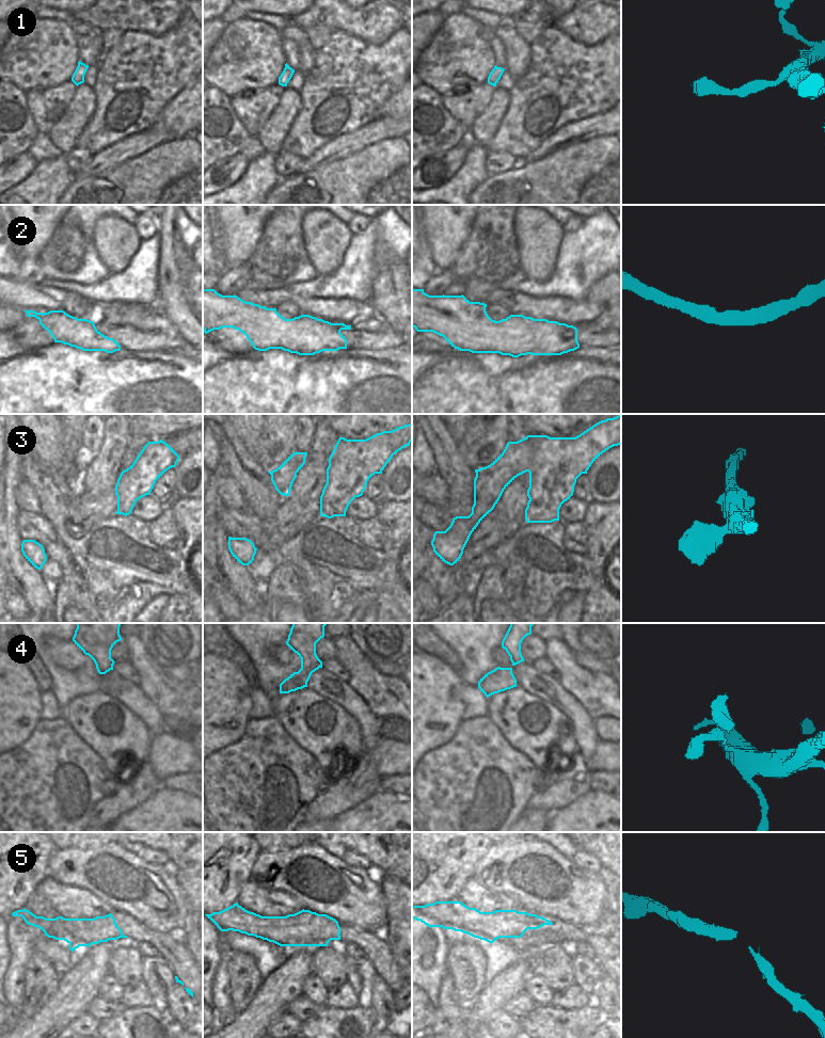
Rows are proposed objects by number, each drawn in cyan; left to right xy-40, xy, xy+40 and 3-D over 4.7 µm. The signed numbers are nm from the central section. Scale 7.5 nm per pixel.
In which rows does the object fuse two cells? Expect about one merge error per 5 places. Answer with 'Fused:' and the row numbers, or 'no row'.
Fused: no row.

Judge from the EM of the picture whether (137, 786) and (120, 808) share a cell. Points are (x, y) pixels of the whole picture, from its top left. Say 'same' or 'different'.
same

